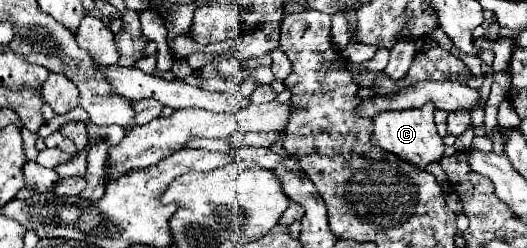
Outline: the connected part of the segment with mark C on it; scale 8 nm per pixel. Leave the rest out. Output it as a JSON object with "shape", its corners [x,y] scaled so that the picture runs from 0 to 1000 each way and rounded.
{"shape":[[[801,423],[793,440],[767,440],[767,448],[736,448],[736,456],[717,456],[708,476],[710,528],[704,569],[712,589],[755,625],[759,641],[789,657],[797,681],[805,681],[820,649],[835,649],[843,617],[843,577],[839,552],[827,528],[824,496],[824,423]]]}

